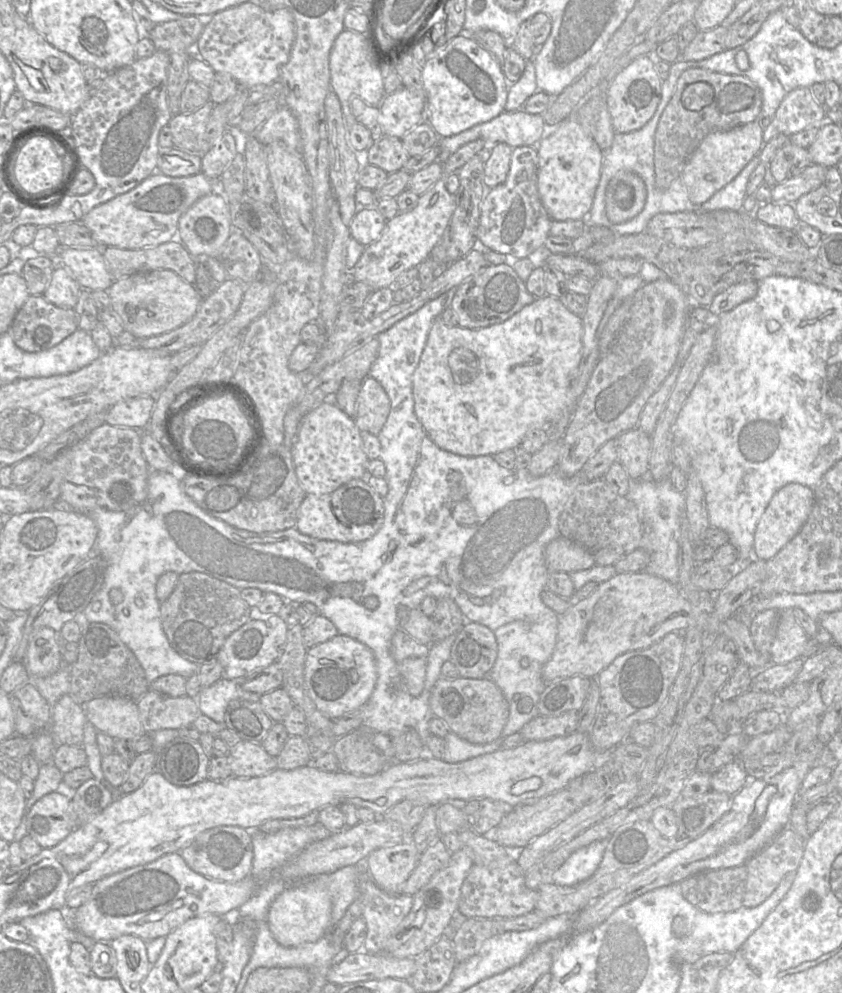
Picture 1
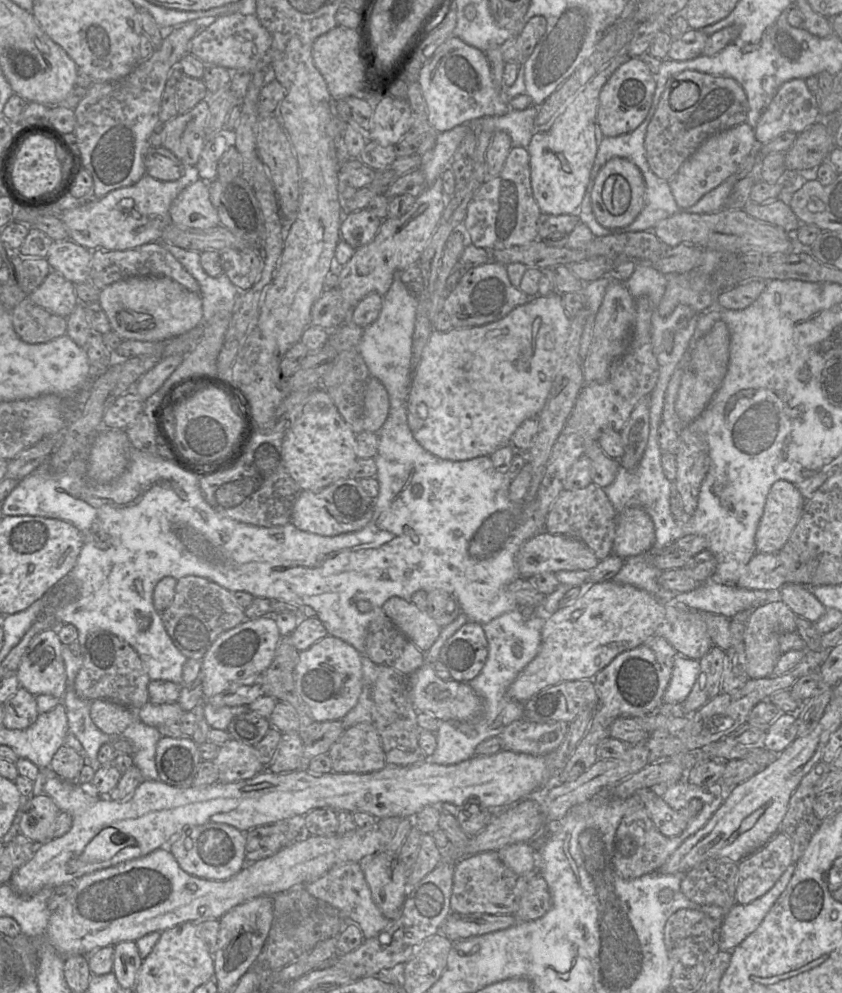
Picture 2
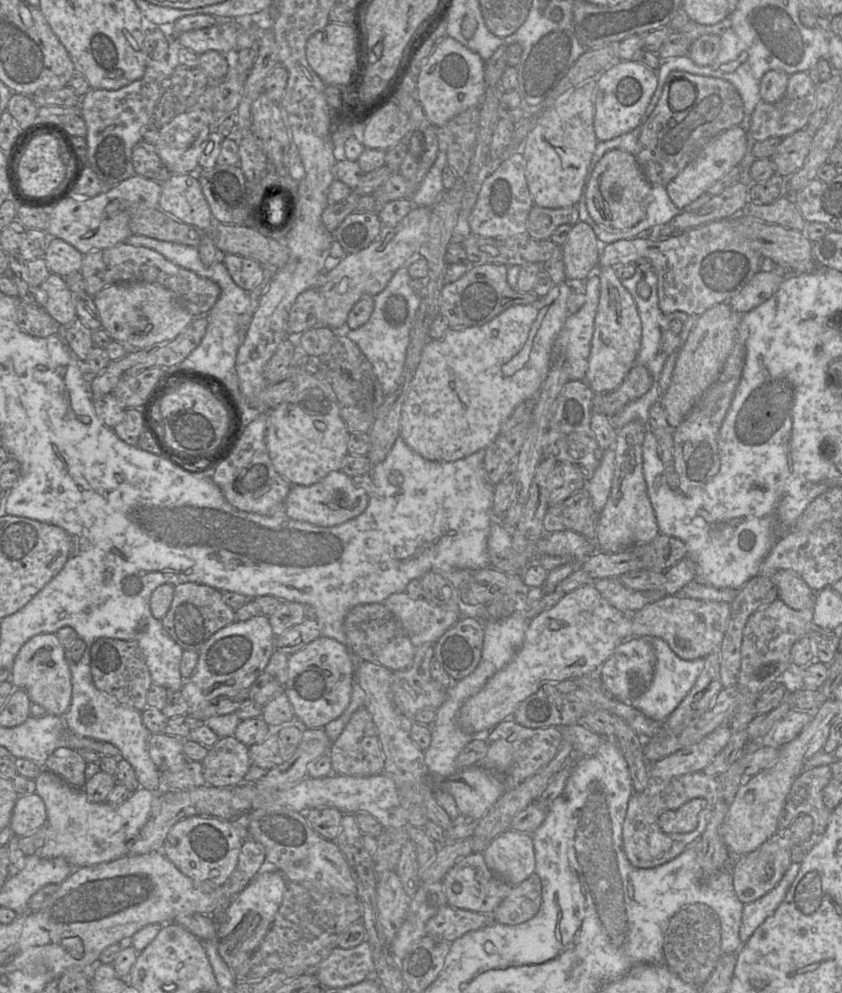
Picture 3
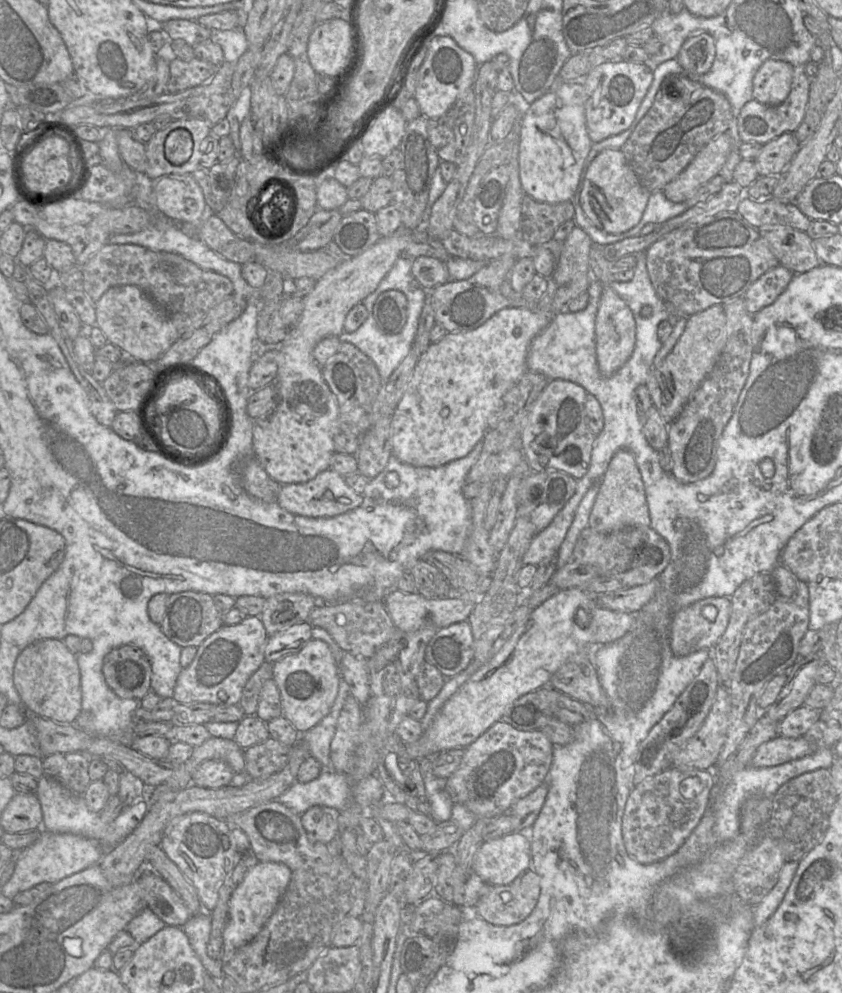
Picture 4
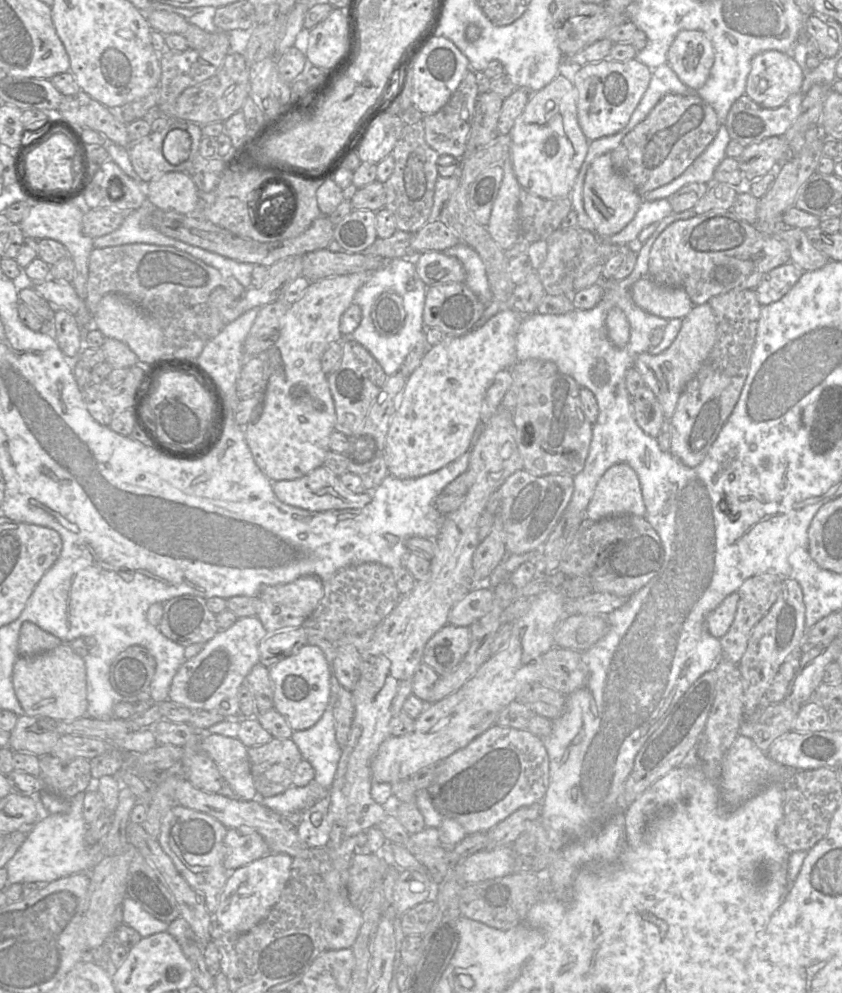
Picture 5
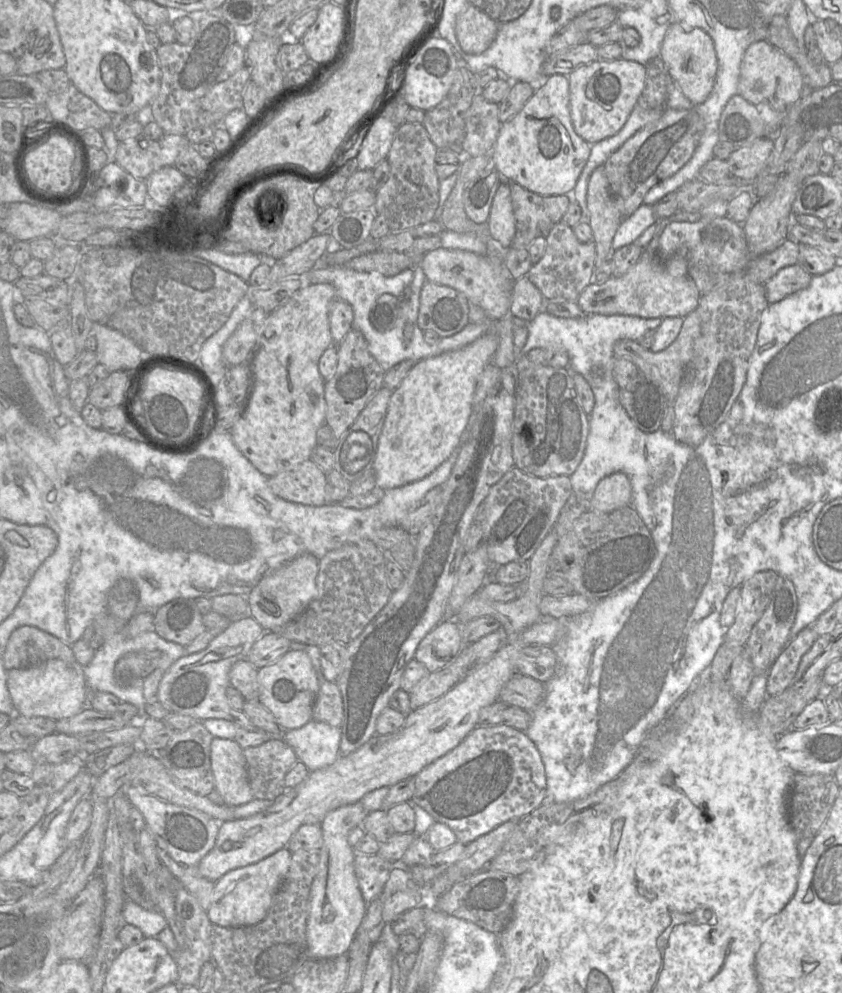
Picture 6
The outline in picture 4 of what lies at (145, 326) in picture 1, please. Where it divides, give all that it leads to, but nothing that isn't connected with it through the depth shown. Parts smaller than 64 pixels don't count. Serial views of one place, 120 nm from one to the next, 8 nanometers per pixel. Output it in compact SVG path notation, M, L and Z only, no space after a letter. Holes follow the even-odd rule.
M124 285L111 287L94 303L94 307L96 326L104 333L108 343L118 347L123 354L134 361L142 363L155 362L179 338L179 332L168 313L137 286Z

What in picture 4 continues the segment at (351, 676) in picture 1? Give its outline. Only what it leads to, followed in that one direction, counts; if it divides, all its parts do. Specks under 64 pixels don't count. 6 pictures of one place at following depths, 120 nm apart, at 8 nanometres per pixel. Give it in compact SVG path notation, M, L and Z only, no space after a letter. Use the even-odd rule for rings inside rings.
M311 639L302 649L273 663L273 679L281 694L283 716L301 734L317 725L329 712L337 697L339 677L329 645Z

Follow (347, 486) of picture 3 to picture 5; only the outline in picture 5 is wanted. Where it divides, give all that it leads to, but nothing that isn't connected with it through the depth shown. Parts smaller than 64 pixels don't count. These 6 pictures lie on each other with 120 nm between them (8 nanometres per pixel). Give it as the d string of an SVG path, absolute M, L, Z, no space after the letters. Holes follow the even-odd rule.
M324 466L312 470L301 478L272 482L272 489L276 497L284 504L308 511L363 508L372 500L371 492L354 494L342 484L339 476Z

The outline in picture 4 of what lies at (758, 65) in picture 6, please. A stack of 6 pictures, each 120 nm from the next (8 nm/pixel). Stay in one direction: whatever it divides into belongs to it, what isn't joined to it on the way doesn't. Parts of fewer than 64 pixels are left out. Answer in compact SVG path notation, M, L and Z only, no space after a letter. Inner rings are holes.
M764 61L753 78L753 98L764 105L781 104L790 93L794 70L785 61Z

